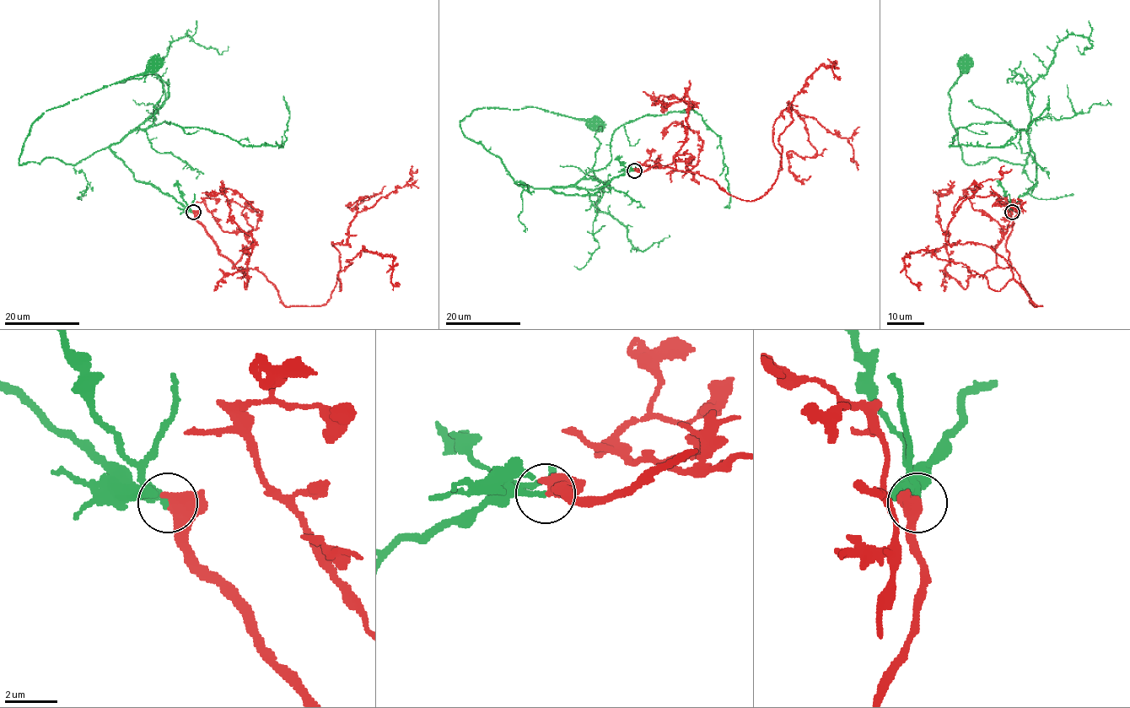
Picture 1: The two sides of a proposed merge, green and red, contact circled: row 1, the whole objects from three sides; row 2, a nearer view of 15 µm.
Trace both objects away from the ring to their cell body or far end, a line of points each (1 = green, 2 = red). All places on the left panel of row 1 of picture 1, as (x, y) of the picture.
1: (193, 213), (138, 182), (105, 148), (75, 164), (18, 163), (45, 110), (142, 75), (154, 62)
2: (193, 213), (285, 305), (313, 306), (336, 284), (332, 242), (375, 196), (347, 206), (369, 198)

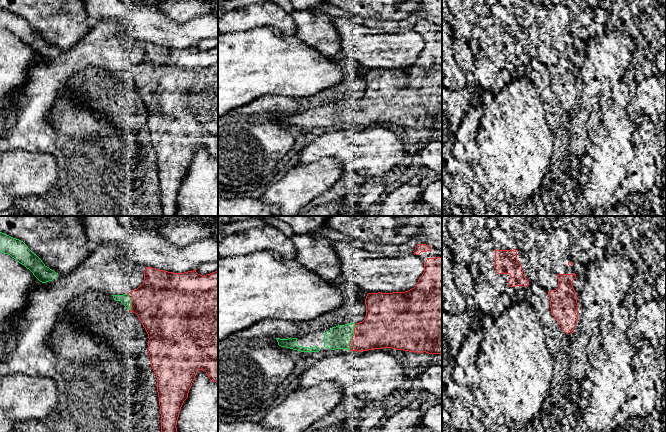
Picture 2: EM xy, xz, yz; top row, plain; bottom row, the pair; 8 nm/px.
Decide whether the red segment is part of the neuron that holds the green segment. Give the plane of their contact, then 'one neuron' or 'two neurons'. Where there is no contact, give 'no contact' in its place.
xz | one neuron

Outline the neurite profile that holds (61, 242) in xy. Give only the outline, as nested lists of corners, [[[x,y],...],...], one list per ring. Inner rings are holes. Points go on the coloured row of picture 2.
[[[0,216],[0,232],[23,241],[58,276],[75,270],[93,251],[79,216]]]

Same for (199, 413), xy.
[[[199,370],[177,420],[177,432],[218,432],[218,383]]]

